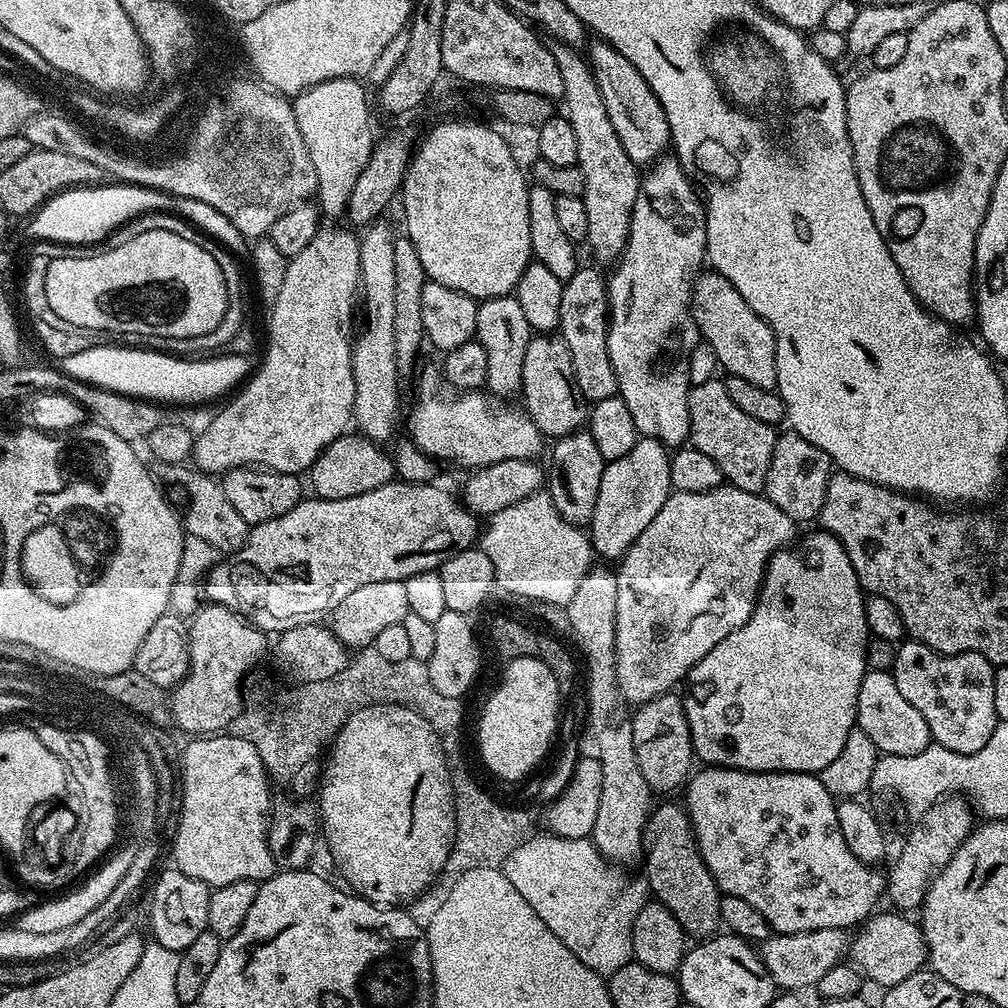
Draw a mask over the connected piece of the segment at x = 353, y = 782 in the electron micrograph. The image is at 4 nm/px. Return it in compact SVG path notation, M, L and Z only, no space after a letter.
M372 704L357 708L352 712L351 716L342 725L339 732L336 733L335 739L332 740L330 747L335 751L333 760L329 764L323 765L323 779L319 781L320 787L320 816L318 812L318 820L324 823L324 836L328 839L328 848L332 851L332 860L336 863L338 871L344 875L343 883L355 895L361 896L363 900L376 900L377 902L398 902L399 900L408 900L408 896L413 896L416 892L420 892L420 888L424 888L424 884L428 884L428 880L432 880L432 876L436 876L440 864L444 864L444 856L448 853L448 840L452 840L452 796L448 796L448 776L444 776L444 768L447 766L444 752L440 748L440 735L436 733L430 726L430 722L426 722L426 718L422 714L418 714L414 709L407 708L405 704Z

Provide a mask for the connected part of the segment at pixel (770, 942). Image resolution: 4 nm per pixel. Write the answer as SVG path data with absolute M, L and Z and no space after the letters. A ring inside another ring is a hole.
M845 929L810 930L802 934L773 934L759 945L758 951L770 978L774 978L777 989L811 989L834 965L845 959L850 948L850 936Z

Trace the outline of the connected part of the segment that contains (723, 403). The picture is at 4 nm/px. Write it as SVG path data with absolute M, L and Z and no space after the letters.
M704 380L701 384L693 383L688 389L688 409L690 410L690 437L691 447L702 450L722 470L725 481L731 487L747 492L763 493L764 483L766 482L766 470L770 470L770 458L774 454L774 446L778 435L777 429L766 422L758 422L758 418L750 418L743 410L738 410L726 394L724 380Z

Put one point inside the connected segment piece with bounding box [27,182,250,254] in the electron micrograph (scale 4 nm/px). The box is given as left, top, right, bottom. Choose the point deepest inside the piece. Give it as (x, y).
(84, 217)

